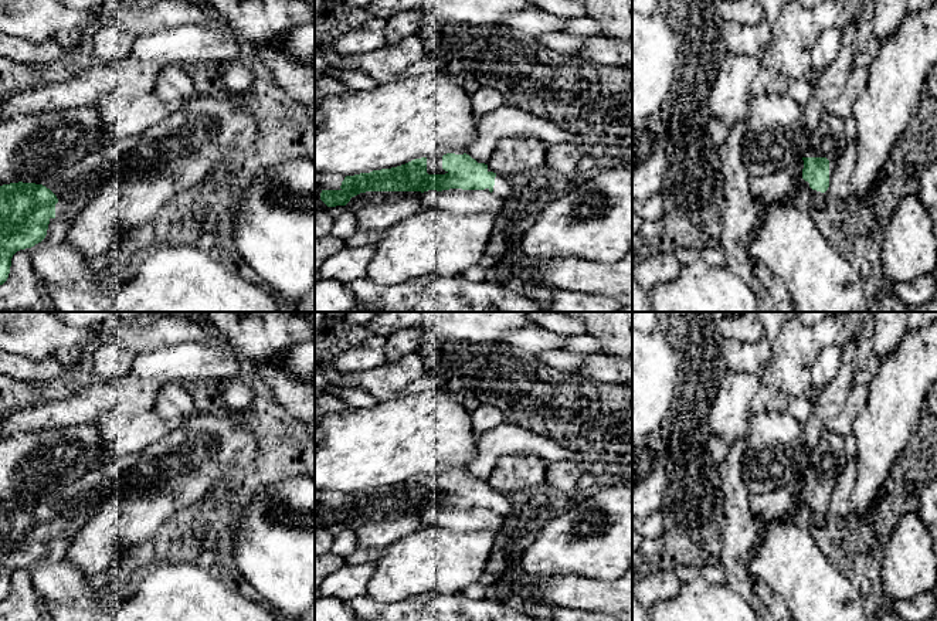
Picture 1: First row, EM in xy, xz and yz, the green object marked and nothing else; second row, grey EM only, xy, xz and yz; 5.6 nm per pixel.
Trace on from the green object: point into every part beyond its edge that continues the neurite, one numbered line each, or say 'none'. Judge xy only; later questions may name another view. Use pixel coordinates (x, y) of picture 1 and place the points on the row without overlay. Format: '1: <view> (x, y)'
1: xy (184, 464)

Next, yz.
1: yz (828, 457)

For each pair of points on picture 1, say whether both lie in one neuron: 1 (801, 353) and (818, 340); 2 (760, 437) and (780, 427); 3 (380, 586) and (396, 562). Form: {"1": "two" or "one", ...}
{"1": "one", "2": "one", "3": "one"}

